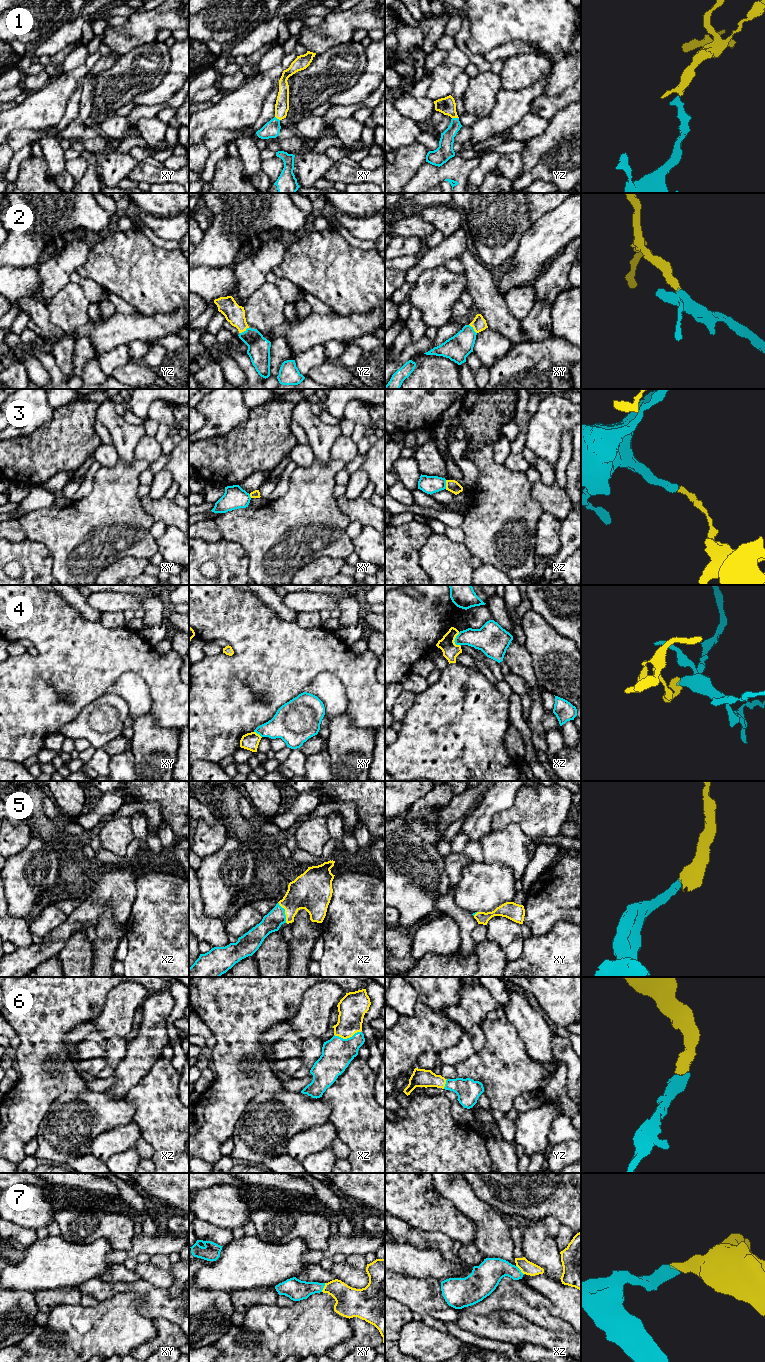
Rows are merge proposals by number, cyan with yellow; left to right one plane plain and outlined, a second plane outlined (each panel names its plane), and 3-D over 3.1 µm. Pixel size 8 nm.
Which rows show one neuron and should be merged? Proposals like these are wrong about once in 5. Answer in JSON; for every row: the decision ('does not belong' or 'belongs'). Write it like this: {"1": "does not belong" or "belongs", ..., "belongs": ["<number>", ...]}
{"1": "belongs", "2": "belongs", "3": "does not belong", "4": "does not belong", "5": "belongs", "6": "belongs", "7": "belongs", "belongs": ["1", "2", "5", "6", "7"]}

